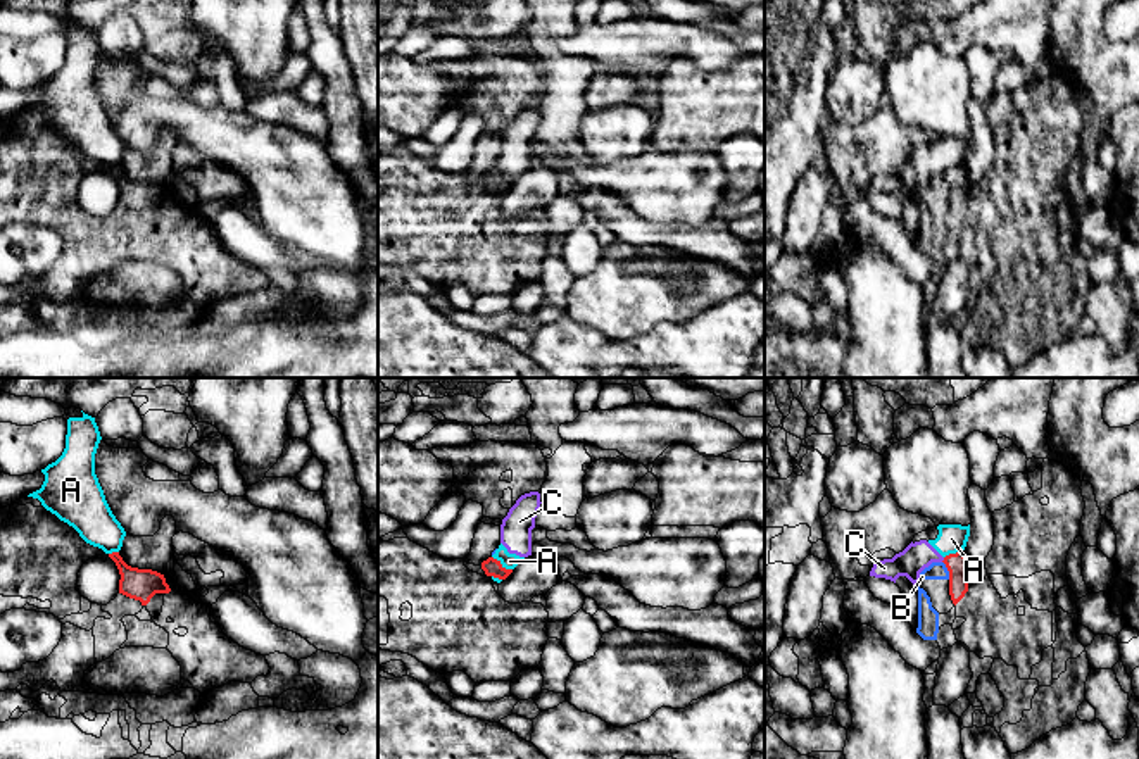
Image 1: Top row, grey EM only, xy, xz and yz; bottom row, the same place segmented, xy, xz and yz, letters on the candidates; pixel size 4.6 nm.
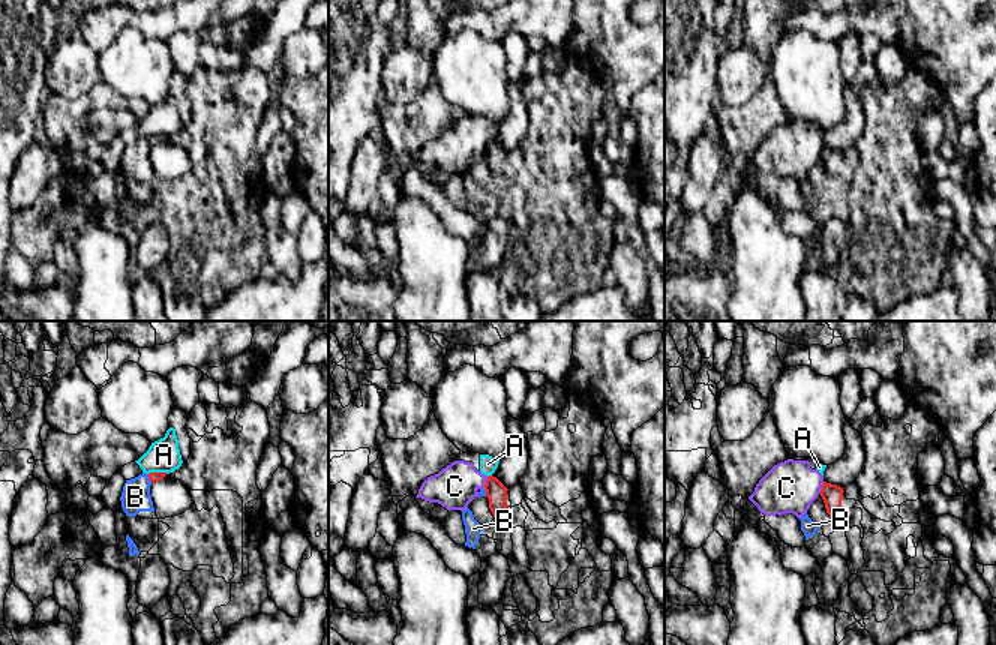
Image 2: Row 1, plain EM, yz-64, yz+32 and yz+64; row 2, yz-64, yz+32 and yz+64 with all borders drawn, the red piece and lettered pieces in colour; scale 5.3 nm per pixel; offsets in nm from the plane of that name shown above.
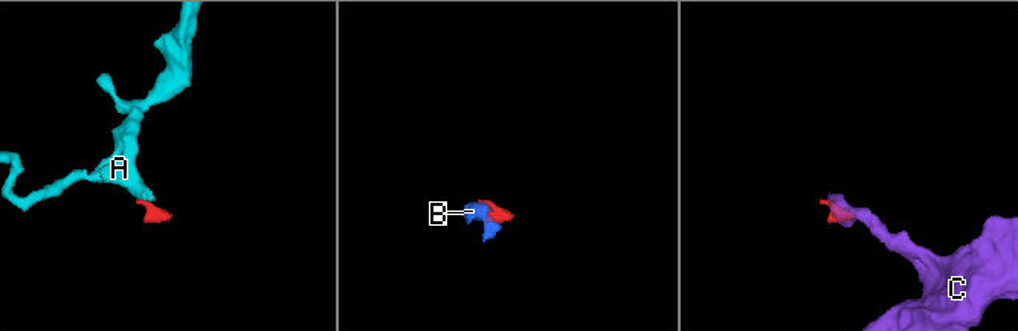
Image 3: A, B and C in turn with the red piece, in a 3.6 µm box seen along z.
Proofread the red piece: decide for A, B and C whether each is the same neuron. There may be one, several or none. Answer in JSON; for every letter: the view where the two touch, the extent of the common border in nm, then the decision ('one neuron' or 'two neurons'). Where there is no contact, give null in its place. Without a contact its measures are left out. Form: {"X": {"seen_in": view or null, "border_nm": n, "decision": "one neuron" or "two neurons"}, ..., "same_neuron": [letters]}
{"A": {"seen_in": "xz", "border_nm": 120, "decision": "two neurons"}, "B": {"seen_in": "yz", "border_nm": 90, "decision": "one neuron"}, "C": {"seen_in": "yz", "border_nm": 30, "decision": "two neurons"}, "same_neuron": ["B"]}

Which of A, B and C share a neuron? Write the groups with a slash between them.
A C / B

